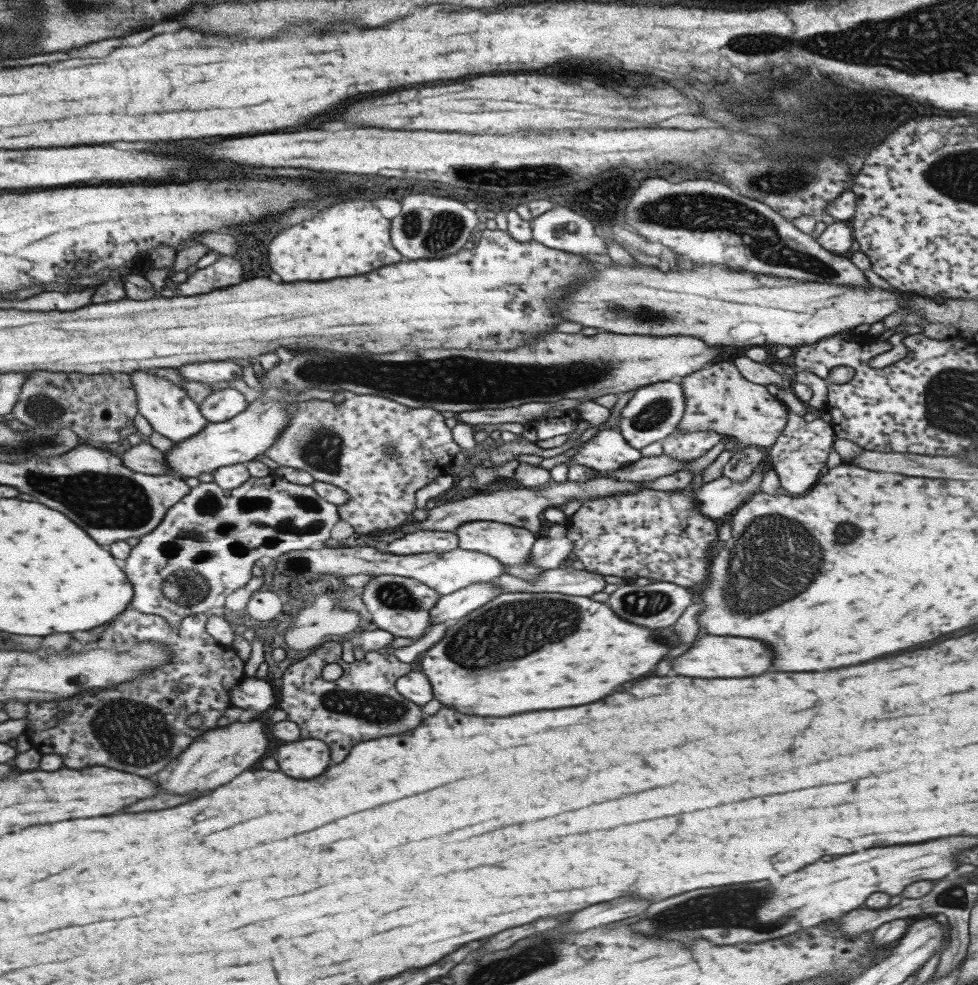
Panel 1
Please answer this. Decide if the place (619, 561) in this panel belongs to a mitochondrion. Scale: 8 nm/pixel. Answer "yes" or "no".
no

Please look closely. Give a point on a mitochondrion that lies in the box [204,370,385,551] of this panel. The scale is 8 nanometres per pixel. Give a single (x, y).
(320, 446)

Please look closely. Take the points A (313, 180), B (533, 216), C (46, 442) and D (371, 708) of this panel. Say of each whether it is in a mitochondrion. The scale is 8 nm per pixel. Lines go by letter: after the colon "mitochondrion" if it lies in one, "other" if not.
A: other
B: other
C: mitochondrion
D: mitochondrion

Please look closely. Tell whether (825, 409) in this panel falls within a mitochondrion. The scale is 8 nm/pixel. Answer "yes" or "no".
no

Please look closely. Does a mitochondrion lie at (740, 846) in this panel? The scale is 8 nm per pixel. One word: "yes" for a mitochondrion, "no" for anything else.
no

